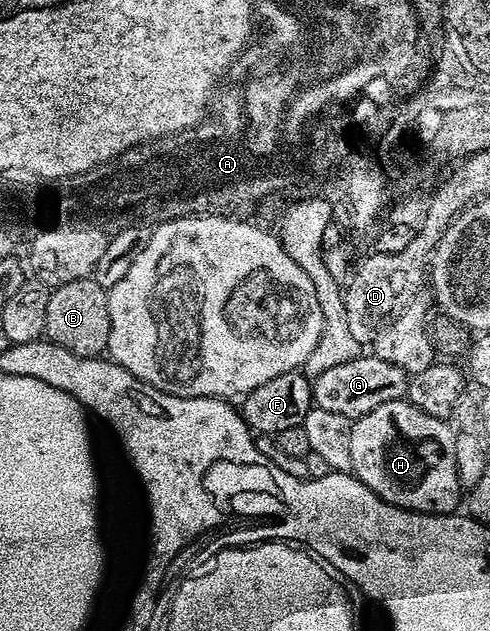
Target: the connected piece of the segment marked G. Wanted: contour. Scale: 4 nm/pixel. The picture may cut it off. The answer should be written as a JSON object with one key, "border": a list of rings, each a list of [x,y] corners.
{"border":[[[363,353],[358,359],[333,366],[312,379],[313,406],[328,409],[331,413],[340,413],[353,421],[364,413],[372,413],[376,405],[403,398],[407,382],[408,376],[404,369],[388,365],[388,361],[373,353]]]}

